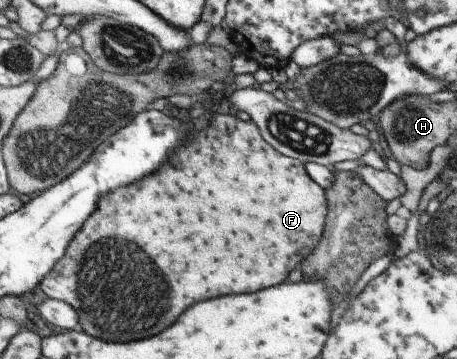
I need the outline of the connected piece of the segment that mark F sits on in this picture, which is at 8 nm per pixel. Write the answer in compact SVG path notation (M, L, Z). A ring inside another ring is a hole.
M225 108L212 110L212 113L212 119L204 125L204 128L193 133L195 138L192 138L182 149L178 147L168 157L166 161L168 165L162 165L162 169L158 169L144 181L122 187L102 197L98 211L94 211L94 217L90 216L90 221L86 221L84 229L70 242L65 256L42 281L40 288L47 297L65 301L75 307L80 314L80 329L86 330L94 337L102 338L107 342L138 341L138 339L154 337L162 333L164 329L168 329L170 325L174 325L174 321L178 321L178 317L194 303L220 297L220 295L252 293L252 291L260 291L272 285L283 284L288 279L288 275L307 257L310 257L321 244L331 209L326 190L312 179L305 163L280 153L273 145L270 145L252 119L241 121L235 115L228 114Z

